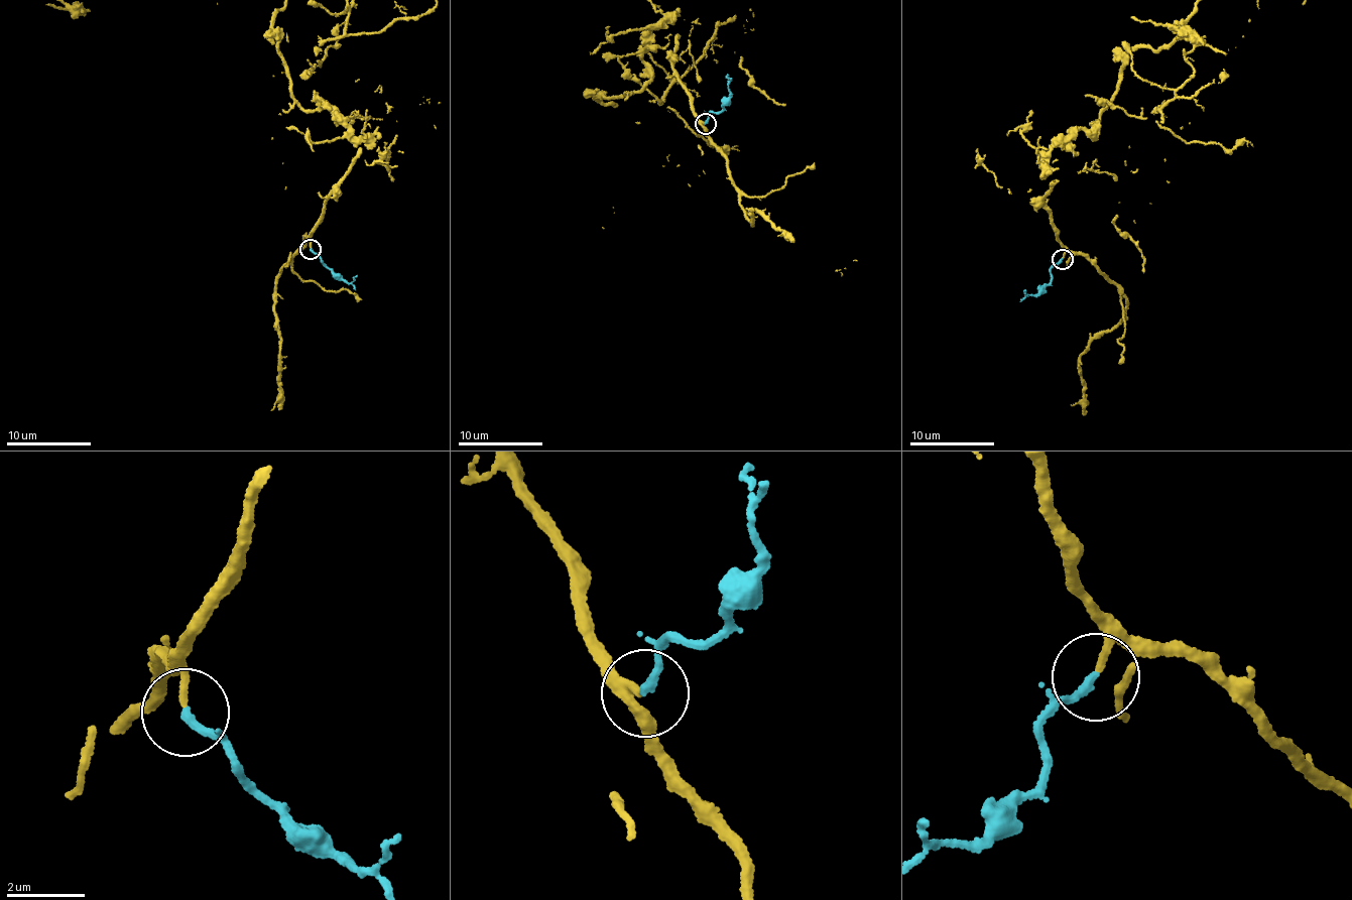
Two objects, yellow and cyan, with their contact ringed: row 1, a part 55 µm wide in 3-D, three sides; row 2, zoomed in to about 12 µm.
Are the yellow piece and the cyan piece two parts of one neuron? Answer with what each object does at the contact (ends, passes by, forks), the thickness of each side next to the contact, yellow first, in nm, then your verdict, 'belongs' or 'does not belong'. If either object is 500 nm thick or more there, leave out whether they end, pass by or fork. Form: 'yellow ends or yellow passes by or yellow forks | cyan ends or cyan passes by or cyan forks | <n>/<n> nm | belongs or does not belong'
yellow ends | cyan ends | 160/220 nm | belongs

